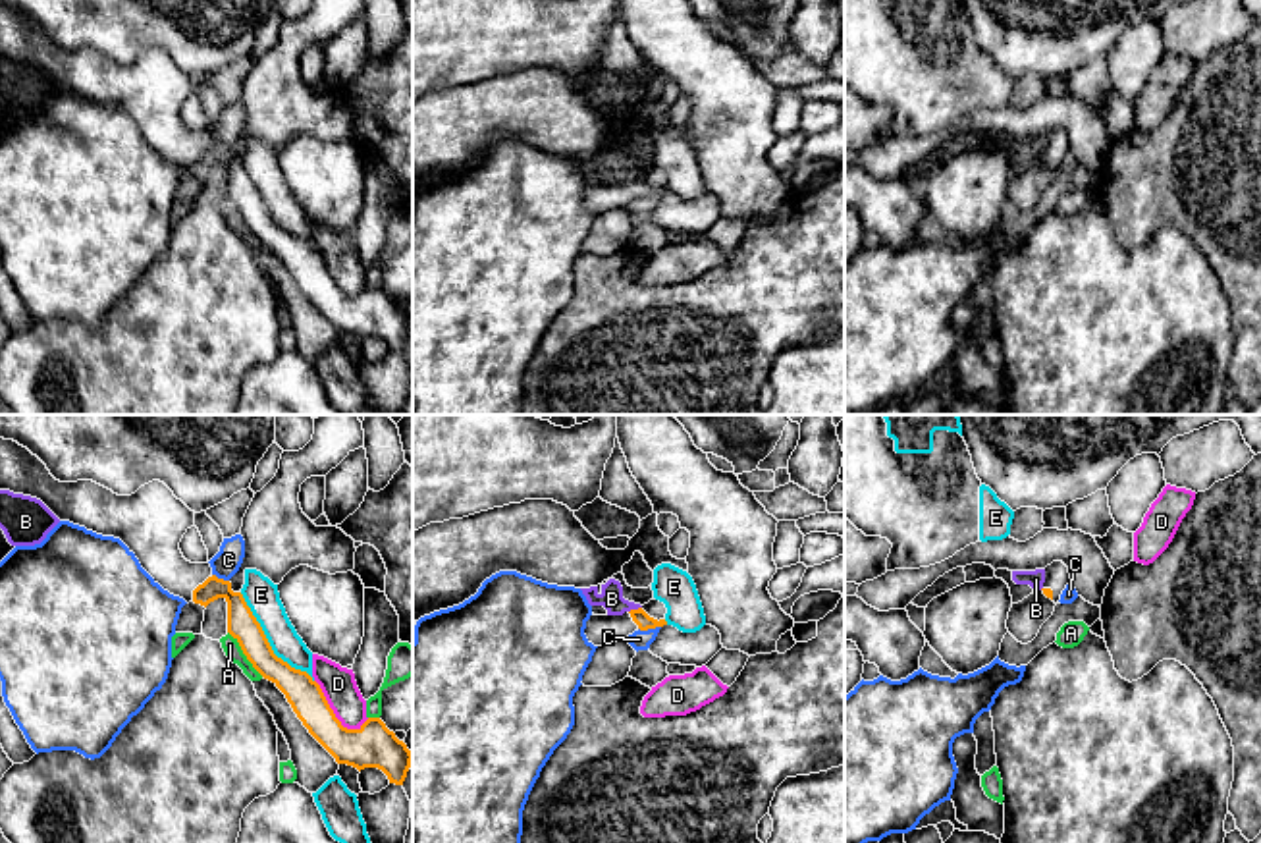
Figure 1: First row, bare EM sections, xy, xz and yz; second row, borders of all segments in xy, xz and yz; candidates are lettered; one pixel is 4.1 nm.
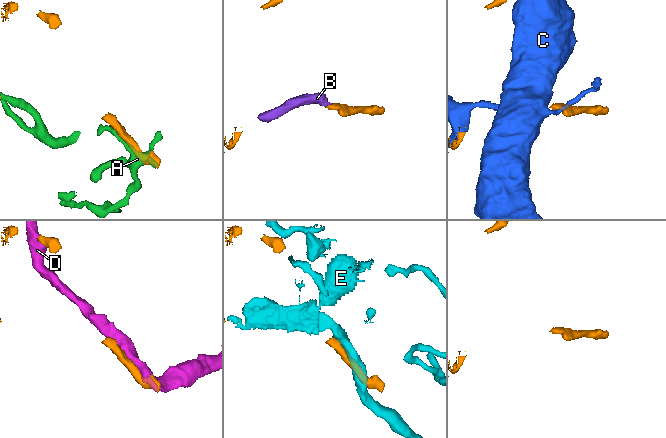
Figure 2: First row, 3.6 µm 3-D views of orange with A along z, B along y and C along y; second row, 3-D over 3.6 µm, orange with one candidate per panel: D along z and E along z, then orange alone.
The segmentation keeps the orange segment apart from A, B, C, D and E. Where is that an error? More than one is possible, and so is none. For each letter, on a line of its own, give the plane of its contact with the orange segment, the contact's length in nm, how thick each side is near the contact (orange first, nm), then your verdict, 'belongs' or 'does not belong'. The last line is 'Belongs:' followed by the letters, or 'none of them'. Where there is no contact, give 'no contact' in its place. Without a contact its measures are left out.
A: contact in xy; length 240 nm; calibres 120 and 70 nm; does not belong
B: contact in xz; length 60 nm; calibres 70 and 100 nm; does not belong
C: contact in xz; length 100 nm; calibres 70 and 80 nm; does not belong
D: contact in xy; length 280 nm; calibres 180 and 150 nm; does not belong
E: contact in xy; length 480 nm; calibres 140 and 140 nm; does not belong
Belongs: none of them

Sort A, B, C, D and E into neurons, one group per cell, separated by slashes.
A / B / C / D / E

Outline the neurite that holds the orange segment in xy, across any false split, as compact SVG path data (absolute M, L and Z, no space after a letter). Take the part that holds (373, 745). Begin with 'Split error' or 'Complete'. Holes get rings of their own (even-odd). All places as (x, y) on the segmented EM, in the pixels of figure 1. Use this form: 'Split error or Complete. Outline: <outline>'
Split error. Outline: M0 438L0 490L37 498L60 521L120 538L154 583L187 604L206 608L224 598L228 633L253 667L285 694L297 718L335 762L359 772L378 768L389 783L403 785L413 762L407 745L380 718L368 718L359 729L343 727L320 685L274 654L243 594L218 579L210 563L183 557L179 542L195 525L195 511L164 482L152 480L131 496L118 496L93 480L60 482L27 448Z

